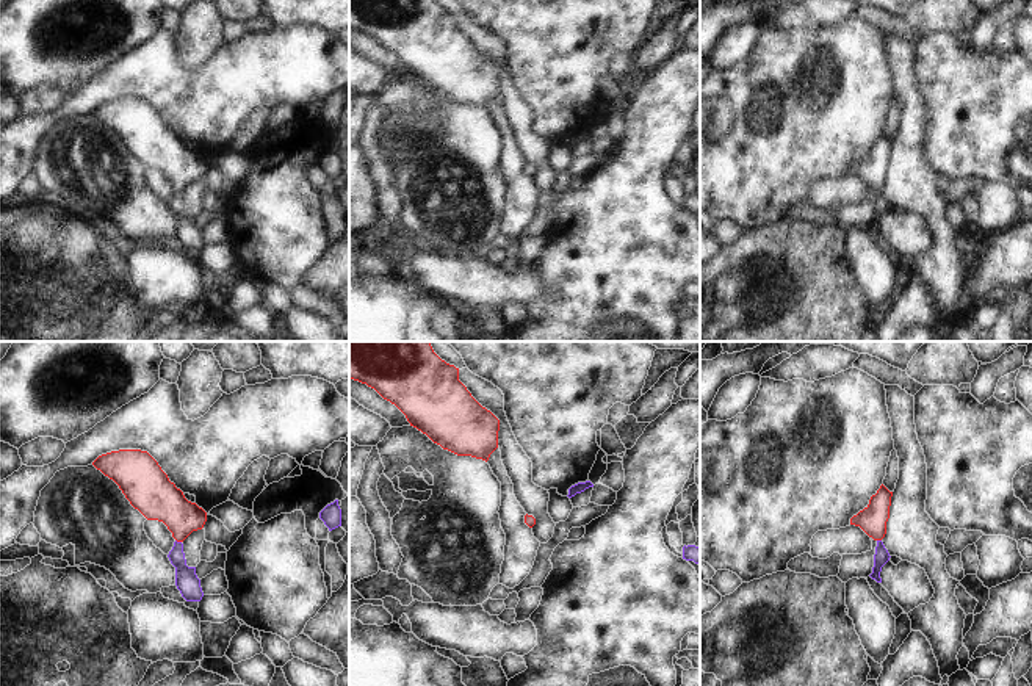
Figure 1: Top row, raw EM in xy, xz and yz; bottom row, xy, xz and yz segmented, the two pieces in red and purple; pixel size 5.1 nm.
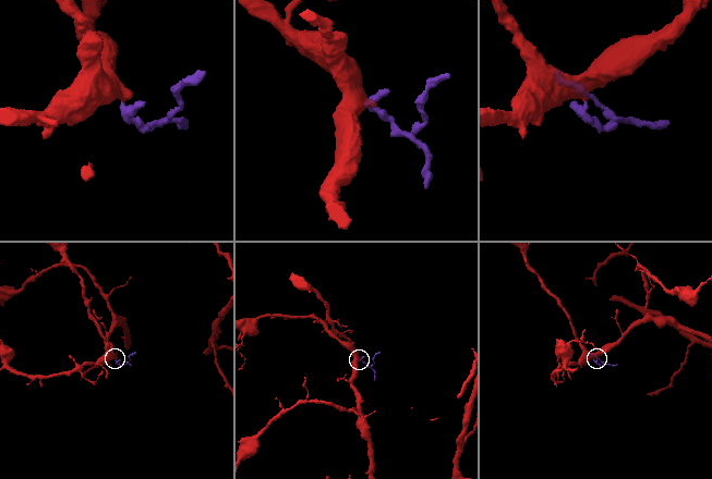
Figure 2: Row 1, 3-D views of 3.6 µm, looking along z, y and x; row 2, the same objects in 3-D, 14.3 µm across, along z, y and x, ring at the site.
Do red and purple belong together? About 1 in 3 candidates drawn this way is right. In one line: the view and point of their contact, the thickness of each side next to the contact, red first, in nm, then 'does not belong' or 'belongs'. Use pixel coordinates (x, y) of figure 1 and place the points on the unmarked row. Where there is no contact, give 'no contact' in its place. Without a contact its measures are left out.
meets red in xy at (179, 190); 220 nm thick on the red side, 120 nm on the other; belongs

